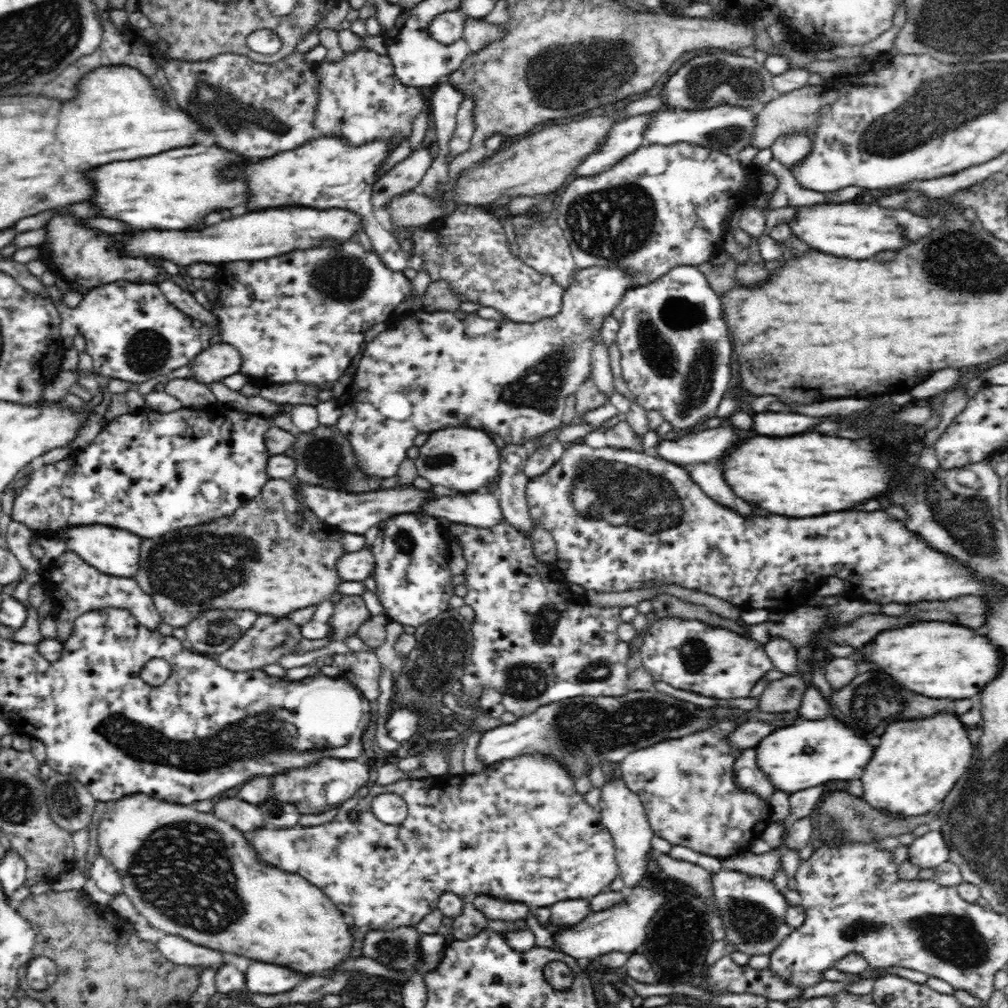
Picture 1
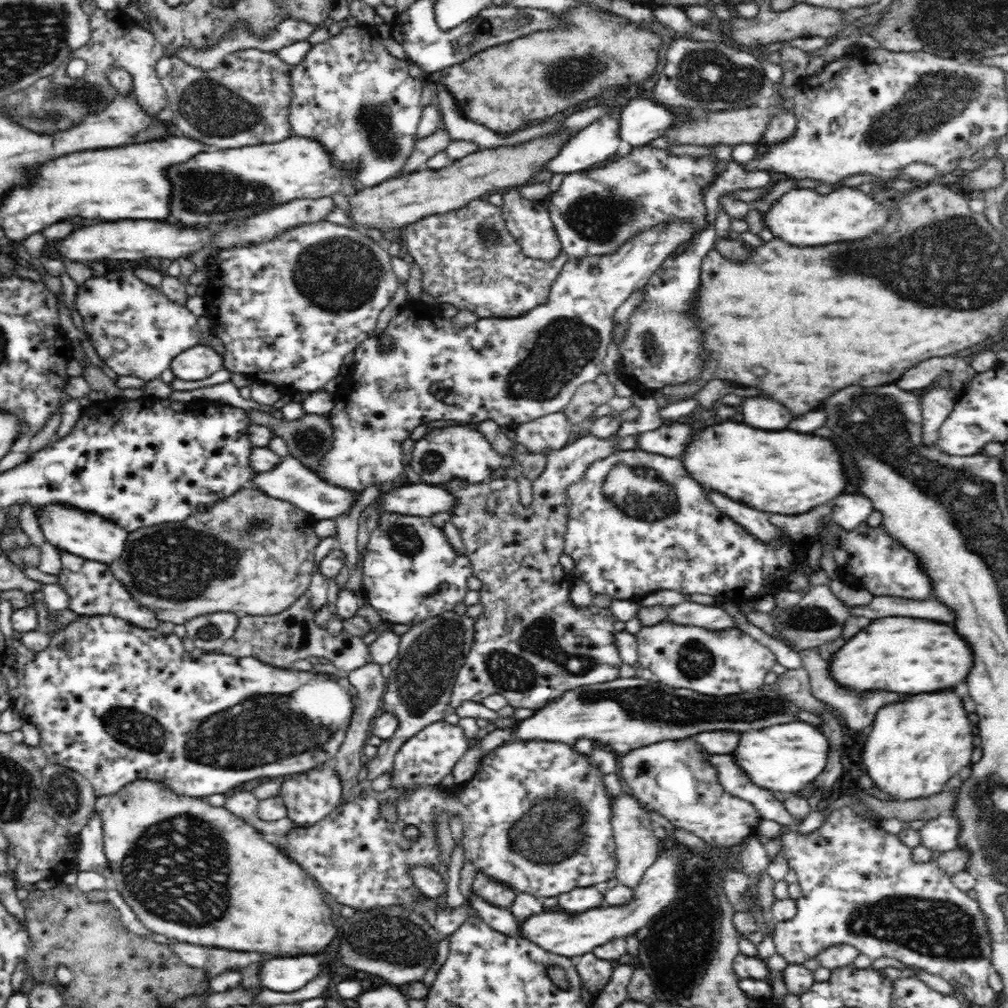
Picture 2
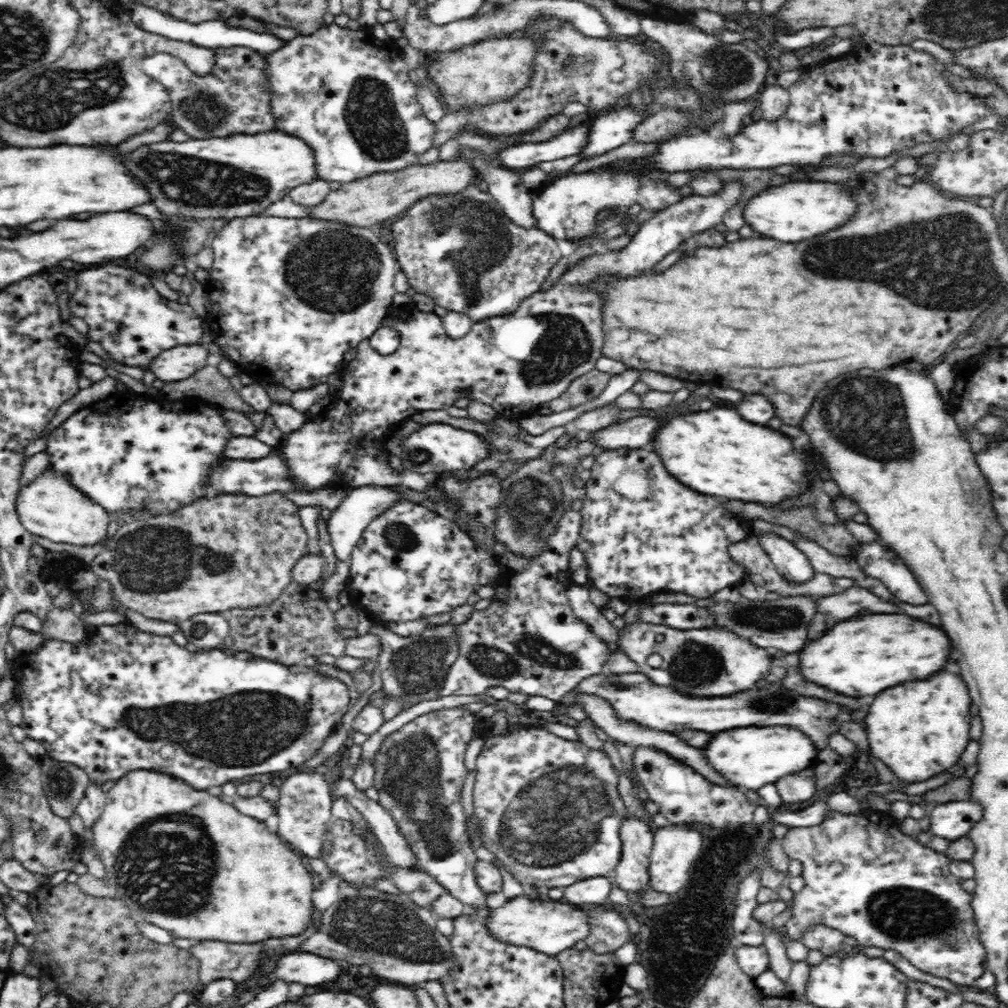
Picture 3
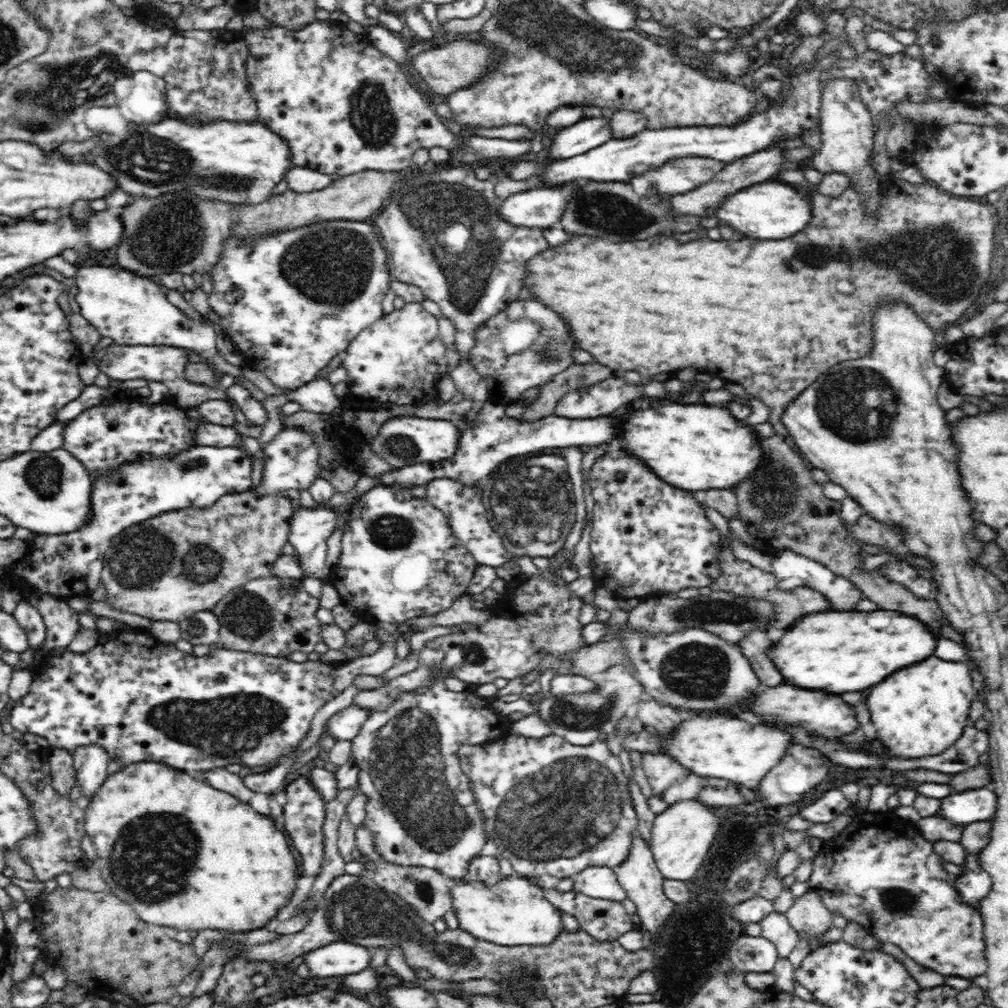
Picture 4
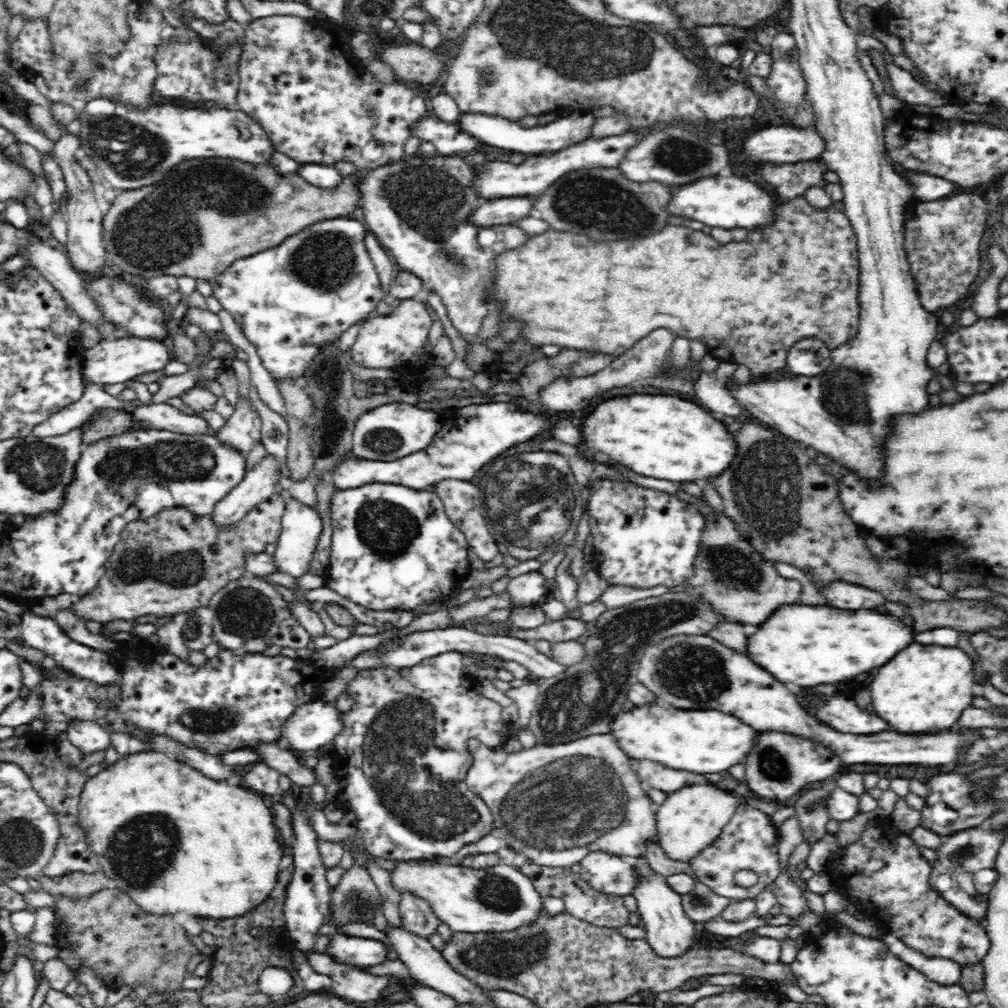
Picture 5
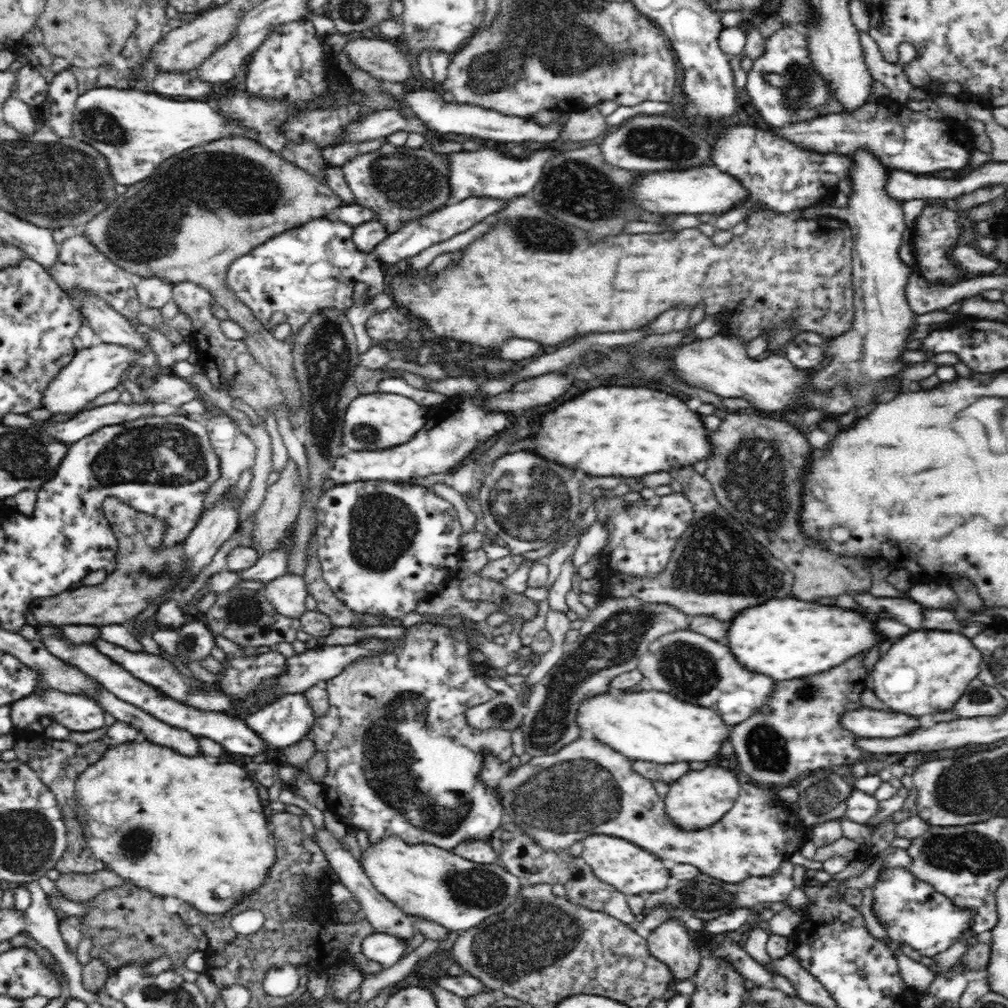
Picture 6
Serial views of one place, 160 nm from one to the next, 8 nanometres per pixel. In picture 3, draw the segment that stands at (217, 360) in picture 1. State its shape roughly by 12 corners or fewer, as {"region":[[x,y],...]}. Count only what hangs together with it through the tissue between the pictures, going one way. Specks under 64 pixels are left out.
{"region":[[201,344],[164,349],[149,370],[164,382],[190,378],[208,362]]}

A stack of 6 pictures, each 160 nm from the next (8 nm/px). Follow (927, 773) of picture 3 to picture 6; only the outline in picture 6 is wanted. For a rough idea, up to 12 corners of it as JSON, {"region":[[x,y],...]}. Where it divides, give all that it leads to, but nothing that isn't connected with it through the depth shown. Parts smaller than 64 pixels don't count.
{"region":[[912,631],[871,673],[886,710],[953,710],[978,676],[966,636]]}

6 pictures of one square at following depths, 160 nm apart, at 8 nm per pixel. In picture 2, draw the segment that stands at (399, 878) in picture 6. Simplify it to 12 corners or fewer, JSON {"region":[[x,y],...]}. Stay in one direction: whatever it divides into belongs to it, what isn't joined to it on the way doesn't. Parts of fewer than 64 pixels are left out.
{"region":[[676,850],[662,852],[622,906],[541,912],[520,937],[560,956],[638,930],[676,896]]}

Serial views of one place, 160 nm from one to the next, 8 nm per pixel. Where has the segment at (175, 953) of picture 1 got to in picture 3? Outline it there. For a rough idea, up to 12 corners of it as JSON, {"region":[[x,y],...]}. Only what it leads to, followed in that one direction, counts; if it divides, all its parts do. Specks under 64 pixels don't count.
{"region":[[207,940],[189,950],[202,987],[238,984],[259,968],[263,943]]}

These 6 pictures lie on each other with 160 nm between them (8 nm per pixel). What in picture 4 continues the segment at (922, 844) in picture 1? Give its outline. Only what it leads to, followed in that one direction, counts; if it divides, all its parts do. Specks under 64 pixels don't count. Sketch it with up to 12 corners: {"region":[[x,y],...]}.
{"region":[[988,784],[940,799],[940,815],[962,825],[988,821],[996,793]]}

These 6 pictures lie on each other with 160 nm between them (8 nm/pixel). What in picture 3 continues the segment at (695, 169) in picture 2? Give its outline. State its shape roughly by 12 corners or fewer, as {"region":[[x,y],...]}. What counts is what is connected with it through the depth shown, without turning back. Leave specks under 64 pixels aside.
{"region":[[595,170],[555,178],[531,210],[556,240],[599,234],[600,213],[683,199],[670,172]]}

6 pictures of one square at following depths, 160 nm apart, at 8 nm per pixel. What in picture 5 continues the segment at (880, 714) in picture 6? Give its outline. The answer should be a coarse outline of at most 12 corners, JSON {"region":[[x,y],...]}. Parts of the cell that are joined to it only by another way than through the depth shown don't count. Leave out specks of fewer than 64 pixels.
{"region":[[854,700],[807,704],[811,717],[844,734],[892,730]]}

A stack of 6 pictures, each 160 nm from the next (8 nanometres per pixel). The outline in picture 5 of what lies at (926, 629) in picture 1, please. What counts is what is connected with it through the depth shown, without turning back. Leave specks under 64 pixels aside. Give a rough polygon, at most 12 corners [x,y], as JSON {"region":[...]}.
{"region":[[780,605],[750,660],[798,686],[854,680],[912,628],[874,610]]}

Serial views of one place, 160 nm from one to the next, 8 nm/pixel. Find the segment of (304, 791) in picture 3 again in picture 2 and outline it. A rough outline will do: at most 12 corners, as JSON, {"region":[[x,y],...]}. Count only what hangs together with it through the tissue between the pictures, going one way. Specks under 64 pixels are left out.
{"region":[[331,763],[281,778],[294,827],[314,826],[340,804]]}

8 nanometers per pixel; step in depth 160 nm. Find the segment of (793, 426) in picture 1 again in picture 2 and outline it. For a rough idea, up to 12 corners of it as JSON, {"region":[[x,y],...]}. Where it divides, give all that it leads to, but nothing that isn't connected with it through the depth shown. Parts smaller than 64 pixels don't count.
{"region":[[744,399],[746,424],[784,430],[794,416],[774,400]]}

